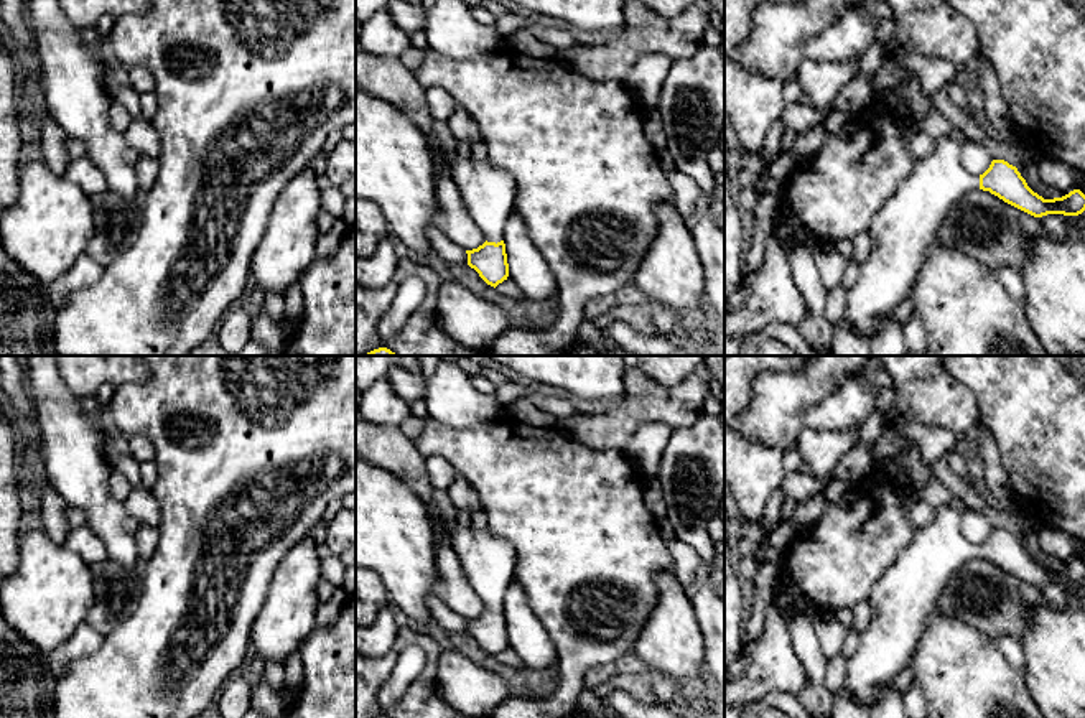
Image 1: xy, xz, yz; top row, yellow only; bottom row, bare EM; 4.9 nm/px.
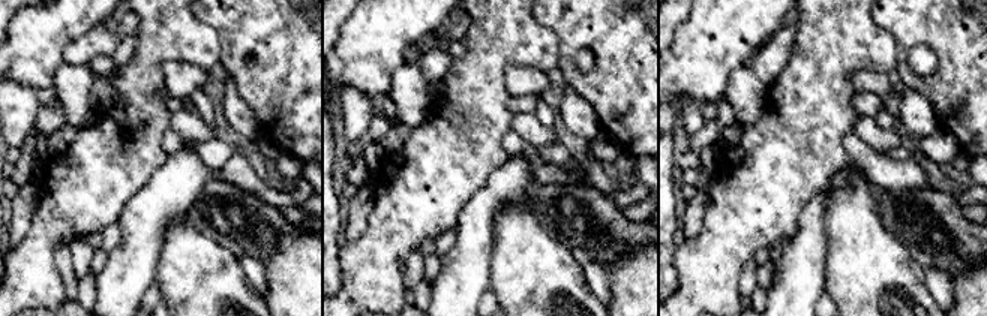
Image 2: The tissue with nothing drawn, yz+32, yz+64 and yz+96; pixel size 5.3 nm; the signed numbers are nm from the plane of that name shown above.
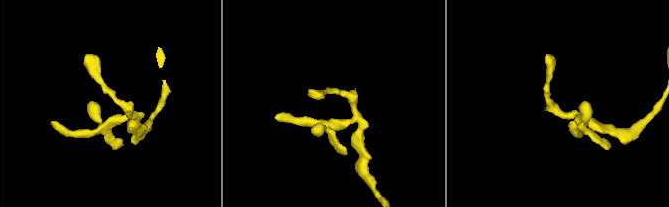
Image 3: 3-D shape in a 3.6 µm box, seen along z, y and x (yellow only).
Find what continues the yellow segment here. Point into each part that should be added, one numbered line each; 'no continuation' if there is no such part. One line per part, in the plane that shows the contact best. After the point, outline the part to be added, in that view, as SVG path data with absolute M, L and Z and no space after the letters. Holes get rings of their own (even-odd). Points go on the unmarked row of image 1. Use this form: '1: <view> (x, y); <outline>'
1: xz (488, 562); M456 525L449 534L451 548L468 583L487 611L501 611L505 591L514 581L515 550L512 543L496 537L489 527Z

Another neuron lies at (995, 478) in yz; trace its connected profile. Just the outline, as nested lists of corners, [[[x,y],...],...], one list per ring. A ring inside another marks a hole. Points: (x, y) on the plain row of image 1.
[[[978,422],[975,427],[980,436],[980,455],[985,461],[983,484],[994,497],[999,507],[1016,507],[1014,489],[1008,471],[1001,466],[998,445],[988,428]]]

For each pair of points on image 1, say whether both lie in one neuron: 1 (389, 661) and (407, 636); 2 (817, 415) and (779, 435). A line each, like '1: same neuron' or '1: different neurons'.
1: same neuron
2: different neurons

